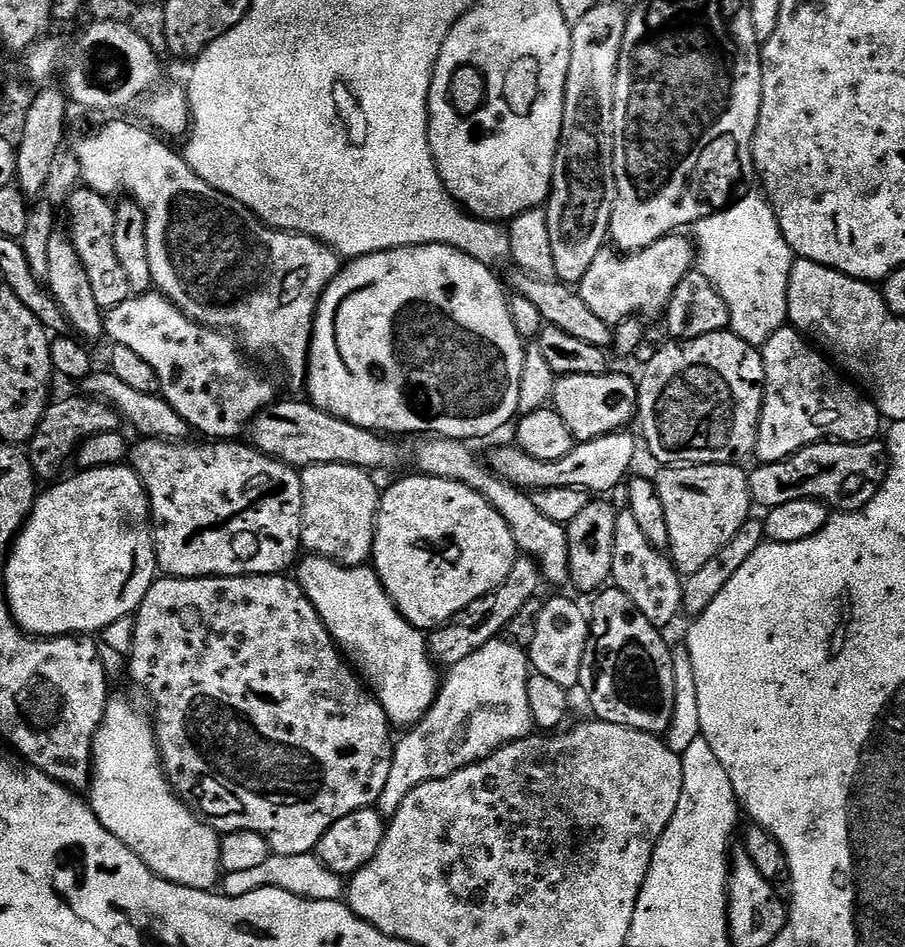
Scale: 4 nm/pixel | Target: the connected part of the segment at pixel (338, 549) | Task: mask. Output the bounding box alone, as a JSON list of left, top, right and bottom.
[300,464,382,568]

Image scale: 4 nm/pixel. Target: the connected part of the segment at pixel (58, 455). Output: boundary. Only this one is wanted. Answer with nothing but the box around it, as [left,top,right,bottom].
[26,394,122,481]

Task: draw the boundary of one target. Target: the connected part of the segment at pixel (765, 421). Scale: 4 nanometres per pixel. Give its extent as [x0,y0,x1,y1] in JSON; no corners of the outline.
[754,326,882,463]

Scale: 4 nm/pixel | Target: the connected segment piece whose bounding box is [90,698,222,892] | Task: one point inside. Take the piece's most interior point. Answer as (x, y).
(130, 795)

